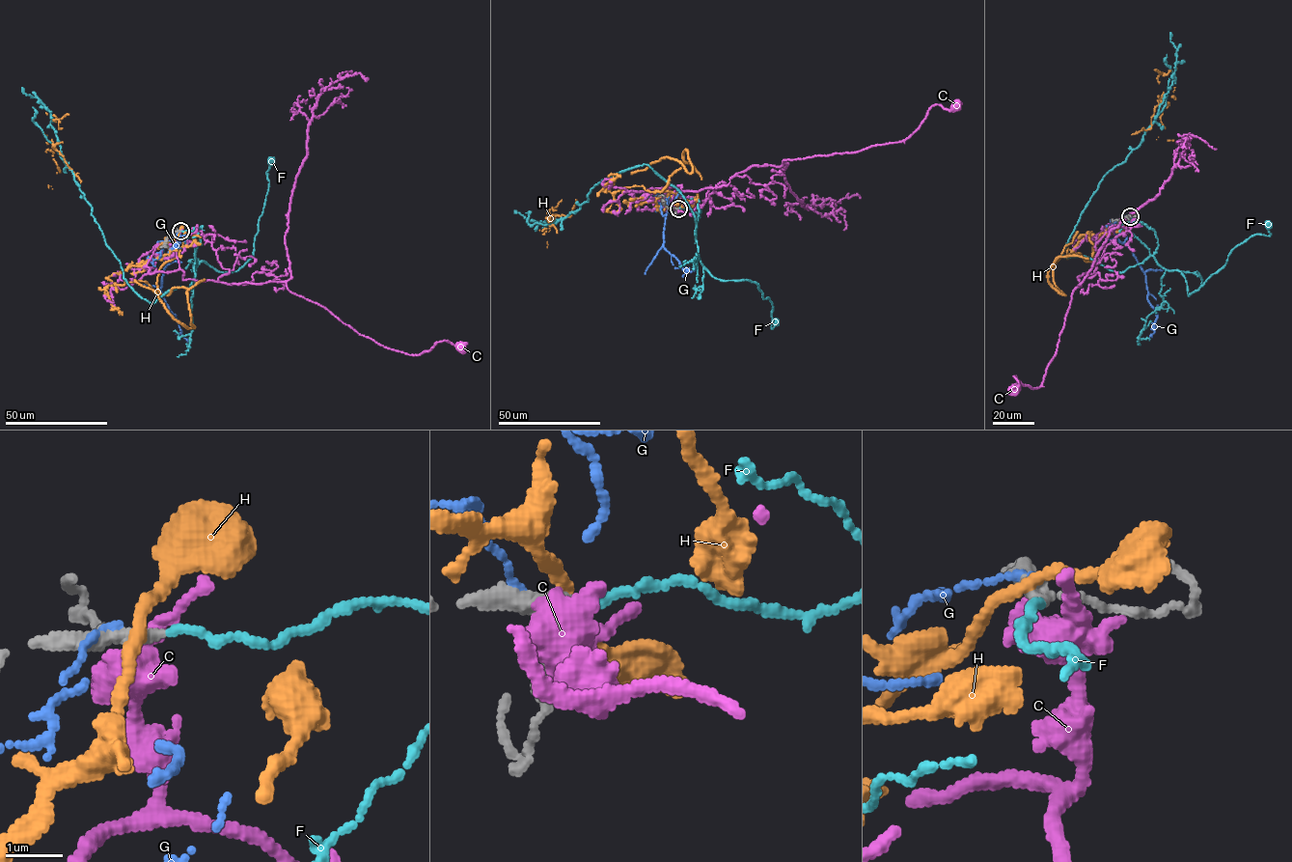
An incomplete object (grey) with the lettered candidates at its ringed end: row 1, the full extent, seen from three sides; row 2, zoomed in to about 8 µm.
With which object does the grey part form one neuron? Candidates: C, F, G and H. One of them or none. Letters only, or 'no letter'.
F

